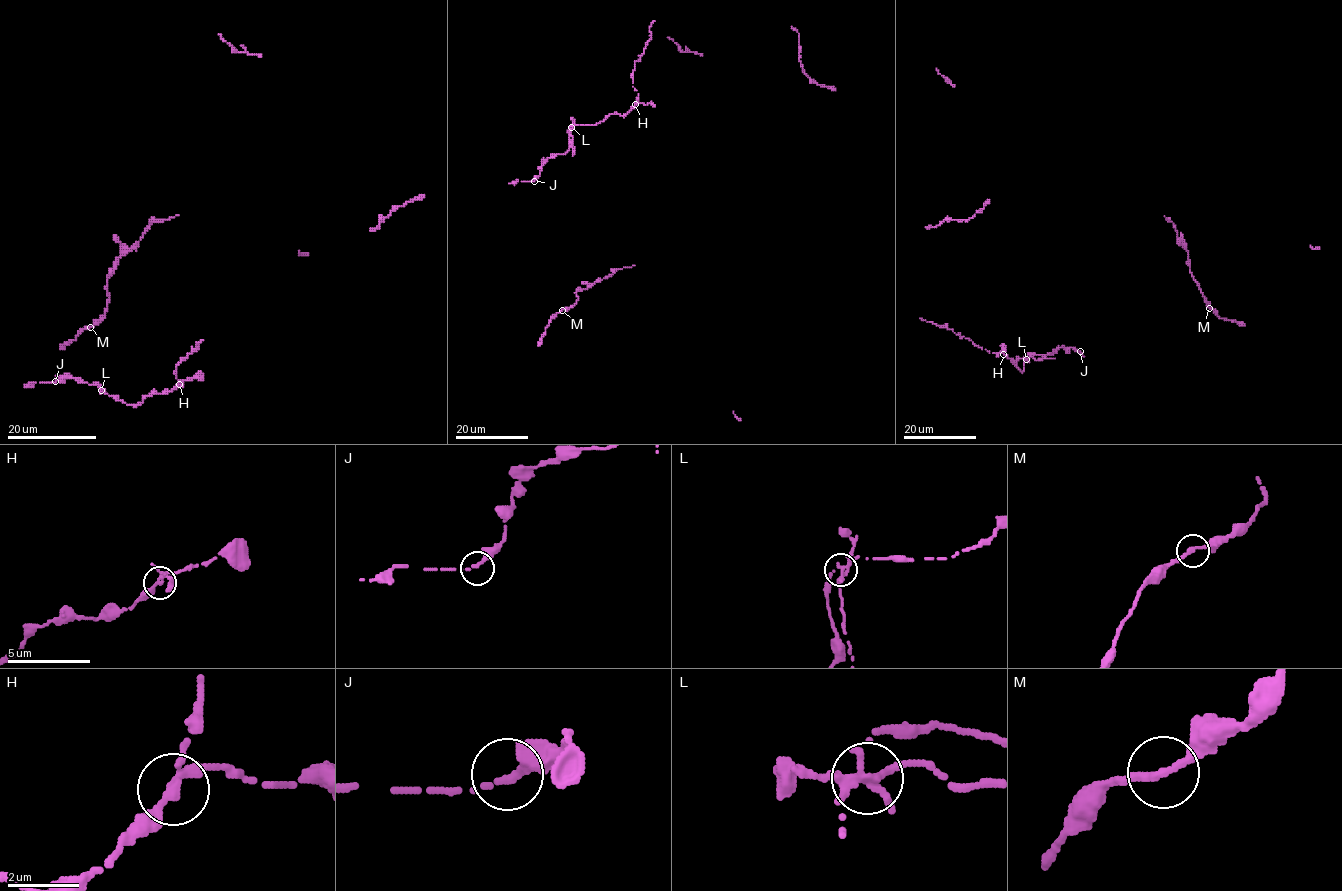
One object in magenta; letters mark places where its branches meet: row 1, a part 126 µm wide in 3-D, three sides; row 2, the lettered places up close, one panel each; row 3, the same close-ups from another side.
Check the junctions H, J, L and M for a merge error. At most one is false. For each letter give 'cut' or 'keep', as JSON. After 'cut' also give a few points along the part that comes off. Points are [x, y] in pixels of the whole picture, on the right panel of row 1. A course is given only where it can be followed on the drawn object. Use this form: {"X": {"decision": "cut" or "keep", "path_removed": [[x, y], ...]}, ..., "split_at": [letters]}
{"H": {"decision": "cut", "path_removed": [[1003, 354], [993, 353], [946, 327], [919, 318]]}, "J": {"decision": "keep"}, "L": {"decision": "keep"}, "M": {"decision": "keep"}, "split_at": ["H"]}

